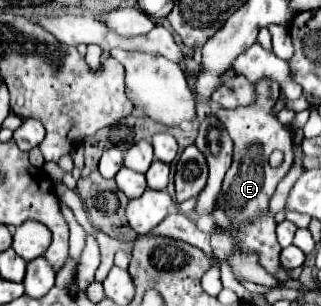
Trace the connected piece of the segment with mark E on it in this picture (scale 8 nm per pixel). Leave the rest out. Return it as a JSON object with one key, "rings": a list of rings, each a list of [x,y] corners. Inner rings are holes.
{"rings":[[[262,79],[256,83],[256,93],[258,97],[254,99],[254,105],[238,107],[238,109],[216,109],[214,113],[234,141],[234,161],[224,177],[222,193],[214,209],[214,219],[216,219],[216,225],[224,229],[232,229],[230,235],[232,239],[238,241],[242,249],[256,251],[260,255],[260,265],[274,275],[280,267],[278,255],[282,247],[276,241],[276,233],[274,233],[276,221],[274,221],[274,215],[268,213],[268,201],[276,191],[276,185],[290,171],[294,163],[294,151],[292,151],[290,129],[282,125],[278,117],[272,113],[274,103],[280,95],[280,85],[276,81]],[[276,149],[284,153],[284,161],[280,167],[272,167],[268,163],[270,153]]]}

